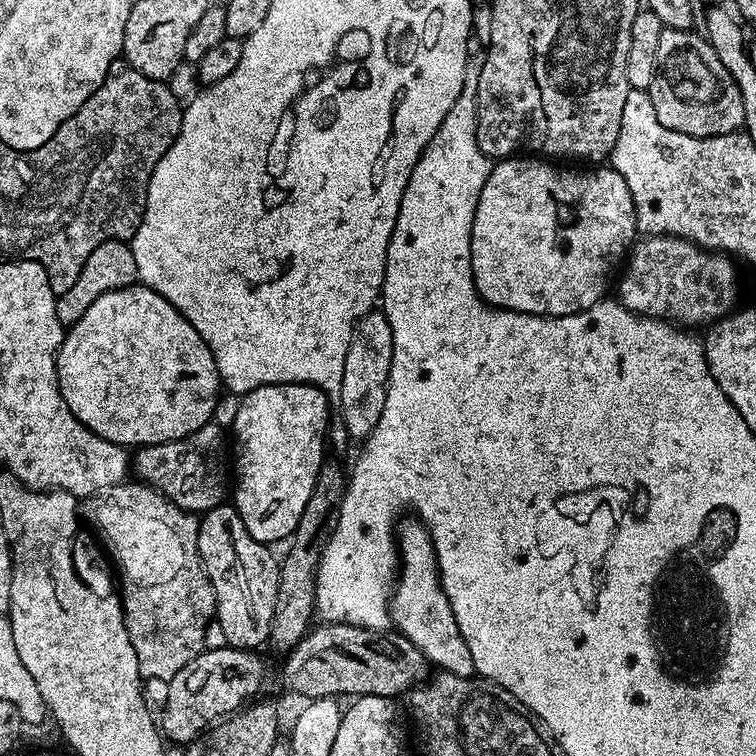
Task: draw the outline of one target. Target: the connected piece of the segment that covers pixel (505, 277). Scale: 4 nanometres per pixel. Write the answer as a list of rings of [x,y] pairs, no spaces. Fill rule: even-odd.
[[[509,158],[491,165],[486,186],[482,186],[482,194],[478,198],[478,210],[472,214],[472,283],[474,290],[494,308],[509,308],[512,312],[528,312],[531,316],[569,316],[578,314],[599,300],[605,299],[608,279],[612,271],[625,259],[638,236],[636,227],[636,207],[634,198],[630,198],[630,186],[626,186],[626,178],[618,174],[611,166],[596,166],[593,172],[567,172],[564,168],[555,168],[555,163],[544,158]]]

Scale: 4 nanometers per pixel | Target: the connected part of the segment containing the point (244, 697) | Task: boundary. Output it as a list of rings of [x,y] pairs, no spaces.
[[[227,646],[211,648],[186,662],[186,666],[182,666],[182,670],[178,670],[178,674],[174,674],[174,678],[166,684],[168,697],[164,700],[164,713],[159,713],[158,724],[163,735],[179,746],[191,744],[213,724],[231,716],[233,712],[239,712],[261,695],[264,660],[256,656],[260,654]]]

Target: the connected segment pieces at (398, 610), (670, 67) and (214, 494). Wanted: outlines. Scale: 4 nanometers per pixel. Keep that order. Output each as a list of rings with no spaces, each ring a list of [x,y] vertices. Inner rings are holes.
[[[419,519],[407,520],[398,528],[398,579],[390,601],[391,623],[393,620],[395,631],[422,650],[429,665],[455,676],[475,677],[477,671],[470,646],[466,646],[466,638],[462,638],[458,630],[454,610],[440,584],[440,568],[436,565],[432,536]]]
[[[662,27],[654,82],[646,90],[654,106],[654,114],[658,114],[658,122],[662,122],[662,126],[691,136],[739,132],[744,128],[744,116],[738,86],[707,39],[694,33],[692,30]]]
[[[209,422],[194,434],[161,444],[146,444],[135,449],[130,468],[137,481],[159,490],[184,512],[205,514],[225,503],[230,492],[230,448],[224,445],[224,432]]]

